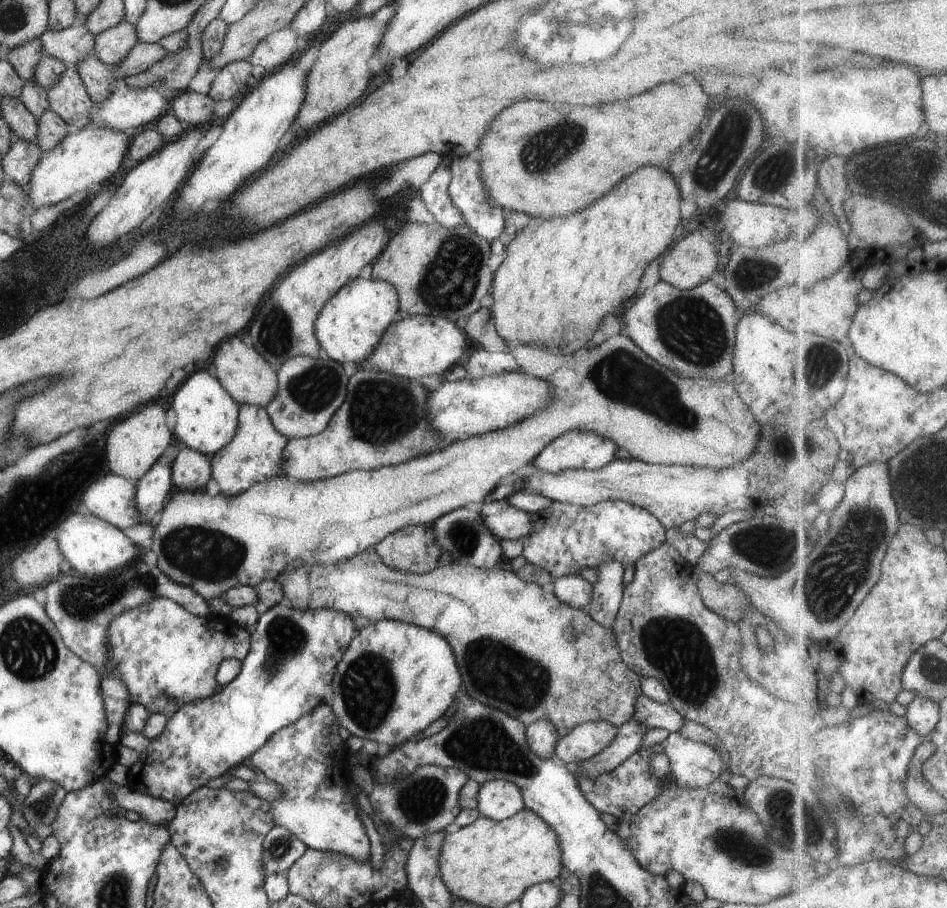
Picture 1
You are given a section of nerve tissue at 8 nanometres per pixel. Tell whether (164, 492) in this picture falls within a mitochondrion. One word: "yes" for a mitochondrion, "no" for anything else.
no

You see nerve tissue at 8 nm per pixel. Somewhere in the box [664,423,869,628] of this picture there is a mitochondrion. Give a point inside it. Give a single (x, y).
(768, 546)

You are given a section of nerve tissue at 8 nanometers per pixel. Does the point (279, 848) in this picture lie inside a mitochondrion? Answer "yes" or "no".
yes

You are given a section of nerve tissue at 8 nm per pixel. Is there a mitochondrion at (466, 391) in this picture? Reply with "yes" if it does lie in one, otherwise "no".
no

